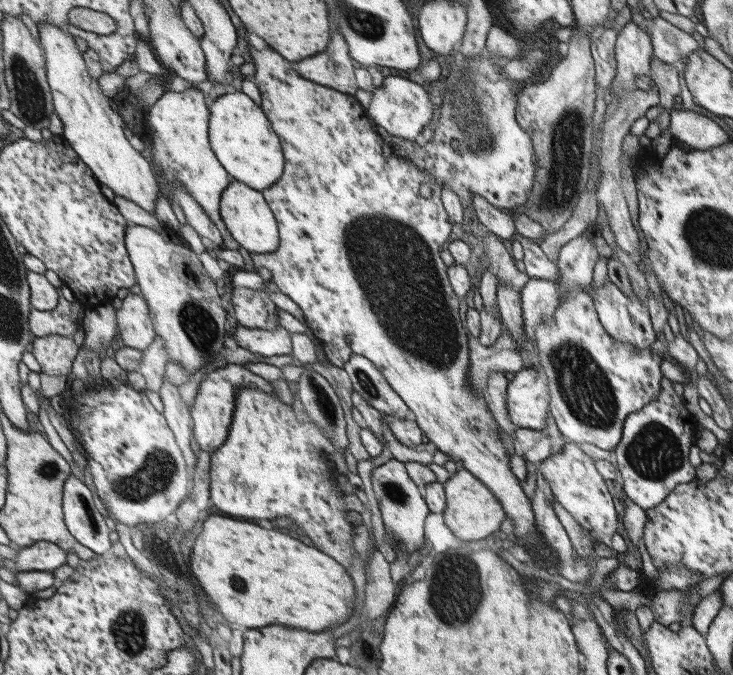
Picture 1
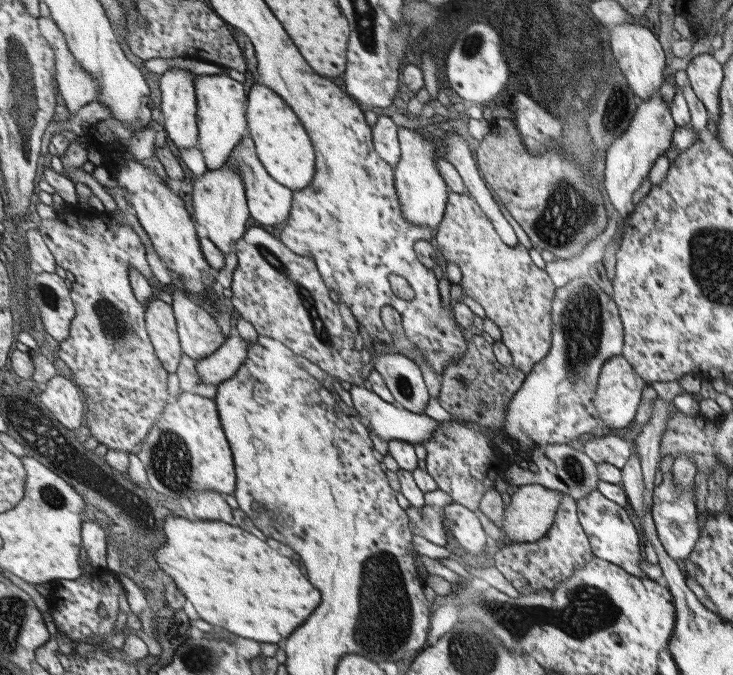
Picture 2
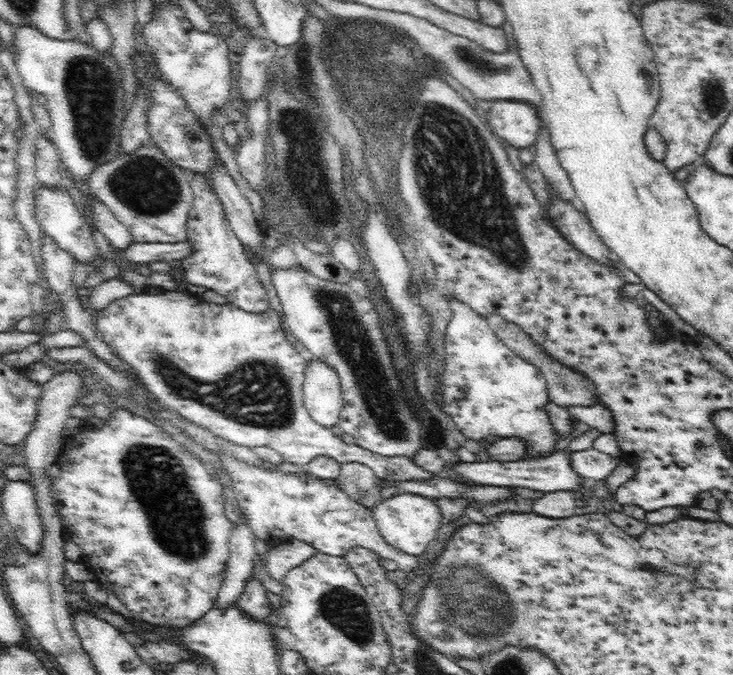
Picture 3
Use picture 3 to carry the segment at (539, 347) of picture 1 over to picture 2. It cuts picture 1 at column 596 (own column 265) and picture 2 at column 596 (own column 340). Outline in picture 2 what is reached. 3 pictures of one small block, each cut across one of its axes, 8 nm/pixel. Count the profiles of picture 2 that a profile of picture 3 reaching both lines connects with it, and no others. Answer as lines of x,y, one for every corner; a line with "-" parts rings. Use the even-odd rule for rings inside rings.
614,435
594,438
584,445
584,450
595,463
613,464
619,469
627,466
633,454
632,445

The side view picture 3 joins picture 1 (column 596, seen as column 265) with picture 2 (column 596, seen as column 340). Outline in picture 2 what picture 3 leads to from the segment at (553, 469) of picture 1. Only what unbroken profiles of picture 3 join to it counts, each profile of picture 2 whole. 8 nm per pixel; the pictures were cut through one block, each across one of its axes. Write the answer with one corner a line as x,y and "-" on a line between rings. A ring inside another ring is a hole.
593,490
578,500
577,508
582,527
590,538
592,550
596,557
620,565
620,568
627,570
634,576
646,576
640,567
640,562
644,560
642,552
640,552
640,536
638,536
638,530
636,530
636,526
628,517
623,506
612,502
600,491

